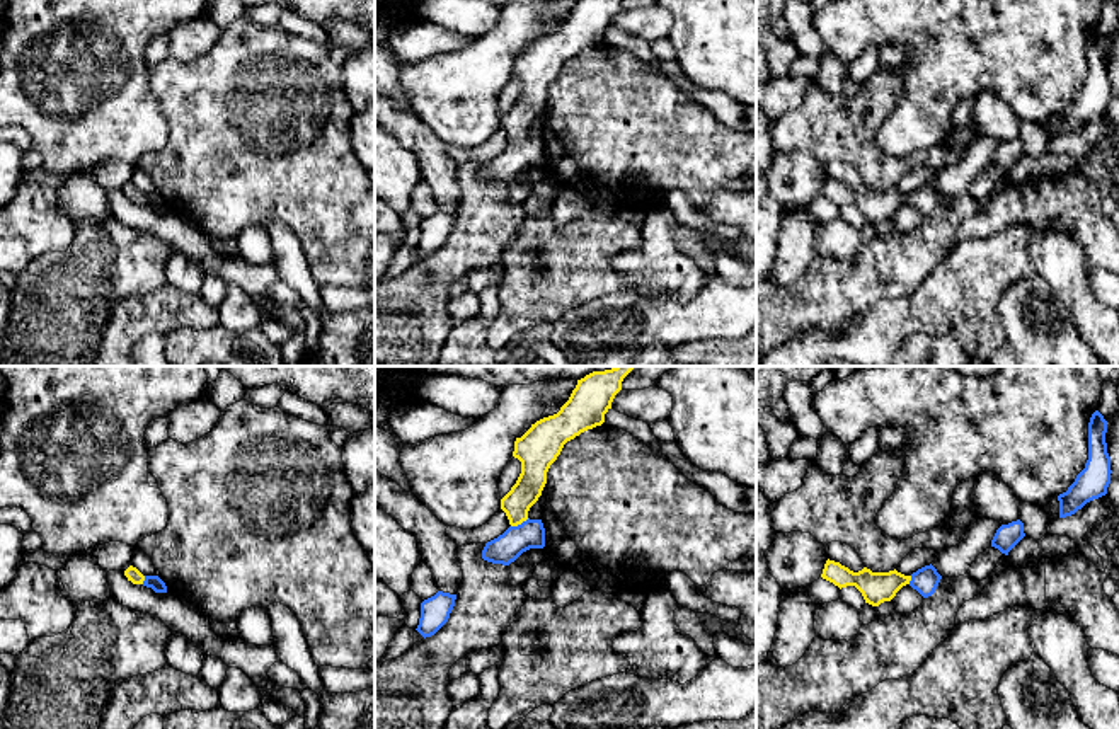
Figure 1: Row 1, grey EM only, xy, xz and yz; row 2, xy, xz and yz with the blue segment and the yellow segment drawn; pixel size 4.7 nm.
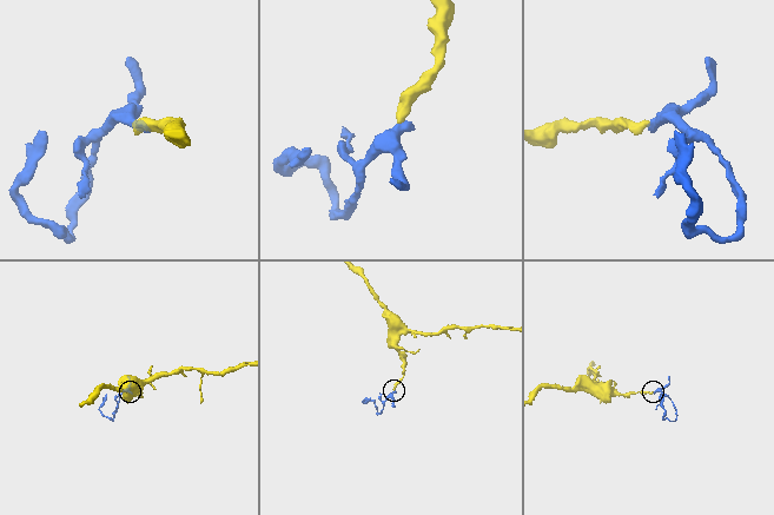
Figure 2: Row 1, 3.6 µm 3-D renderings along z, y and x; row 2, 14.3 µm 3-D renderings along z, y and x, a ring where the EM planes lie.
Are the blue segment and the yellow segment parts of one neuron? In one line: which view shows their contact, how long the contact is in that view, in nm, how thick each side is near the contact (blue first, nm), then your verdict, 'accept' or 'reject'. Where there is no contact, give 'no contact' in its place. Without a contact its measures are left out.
meets blue in xz; contact 100 nm long; 140 nm thick on the blue side, 140 nm on the other; accept

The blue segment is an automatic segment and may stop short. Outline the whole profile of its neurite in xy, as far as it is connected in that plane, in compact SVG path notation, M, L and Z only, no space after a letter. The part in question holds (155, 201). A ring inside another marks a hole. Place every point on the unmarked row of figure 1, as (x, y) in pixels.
M129 184L124 189L124 194L133 203L143 203L146 206L152 206L155 211L167 211L165 201L158 194L143 194L136 186Z

